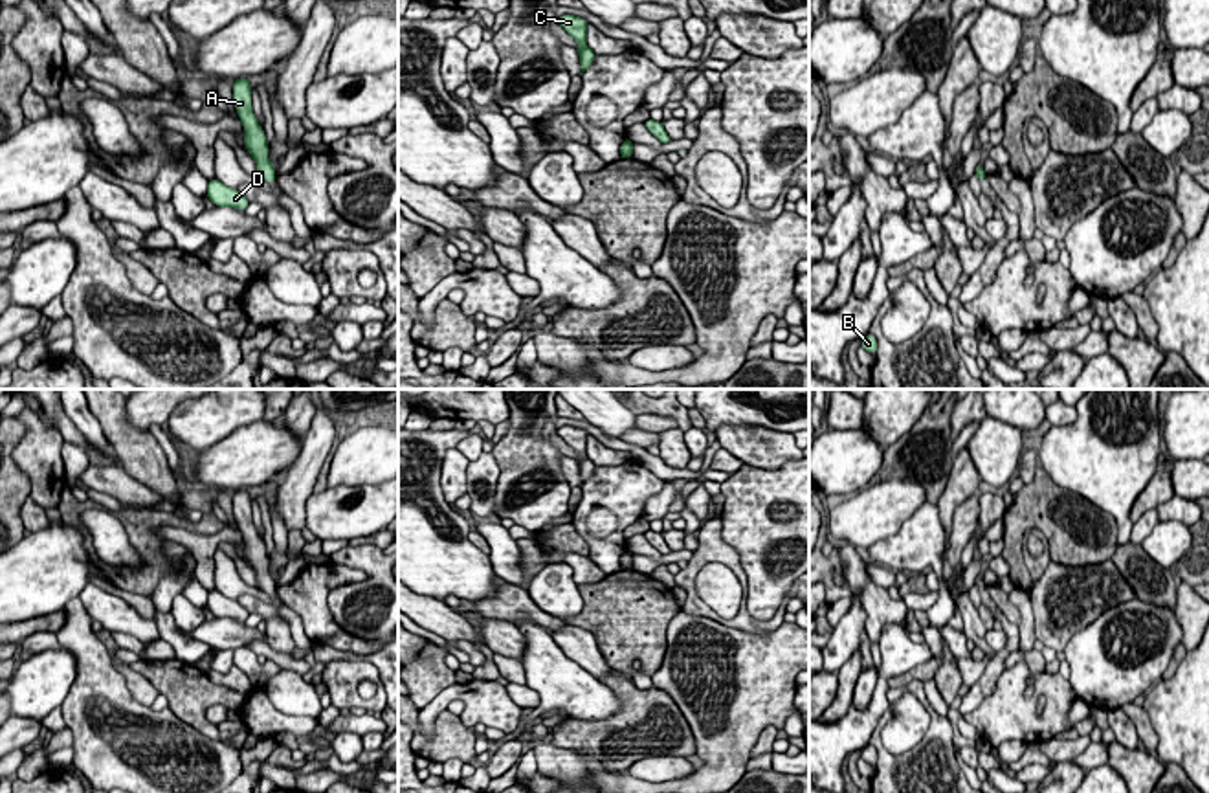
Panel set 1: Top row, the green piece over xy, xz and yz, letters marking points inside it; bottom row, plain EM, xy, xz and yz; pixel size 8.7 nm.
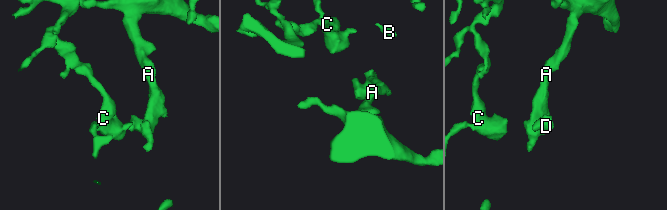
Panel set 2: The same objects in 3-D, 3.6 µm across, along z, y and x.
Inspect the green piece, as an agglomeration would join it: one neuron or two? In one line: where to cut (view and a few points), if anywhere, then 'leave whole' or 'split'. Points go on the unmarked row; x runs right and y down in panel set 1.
no cut; leave whole

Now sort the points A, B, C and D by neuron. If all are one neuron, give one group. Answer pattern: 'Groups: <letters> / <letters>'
Groups: A B C D

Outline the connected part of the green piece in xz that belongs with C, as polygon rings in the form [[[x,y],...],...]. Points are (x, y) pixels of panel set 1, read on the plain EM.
[[[561,426],[556,433],[580,455],[578,466],[582,475],[582,485],[593,475],[594,463],[585,455],[587,453],[587,431],[574,426]]]

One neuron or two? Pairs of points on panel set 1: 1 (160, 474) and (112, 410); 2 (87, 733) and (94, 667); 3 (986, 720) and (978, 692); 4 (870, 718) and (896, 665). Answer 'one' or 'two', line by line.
1: one
2: one
3: two
4: one

